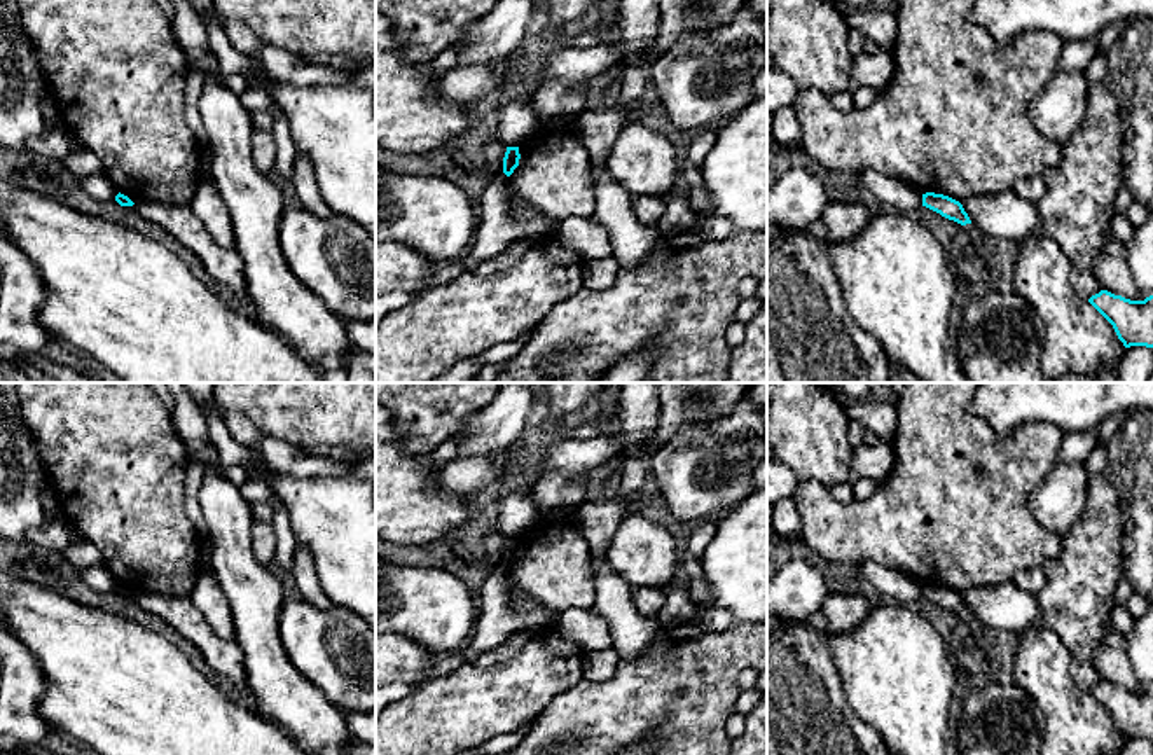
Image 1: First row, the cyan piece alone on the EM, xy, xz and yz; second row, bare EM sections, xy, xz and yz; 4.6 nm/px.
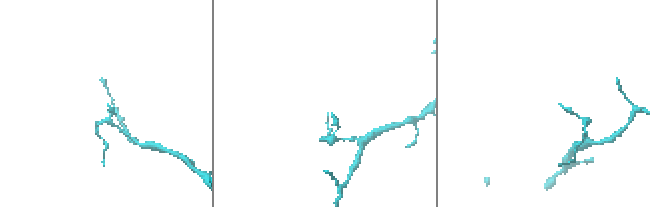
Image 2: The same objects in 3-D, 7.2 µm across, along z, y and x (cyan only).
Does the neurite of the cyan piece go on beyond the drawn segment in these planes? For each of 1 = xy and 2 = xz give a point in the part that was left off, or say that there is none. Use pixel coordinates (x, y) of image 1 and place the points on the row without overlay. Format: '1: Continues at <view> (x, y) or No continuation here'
1: No continuation here
2: No continuation here

